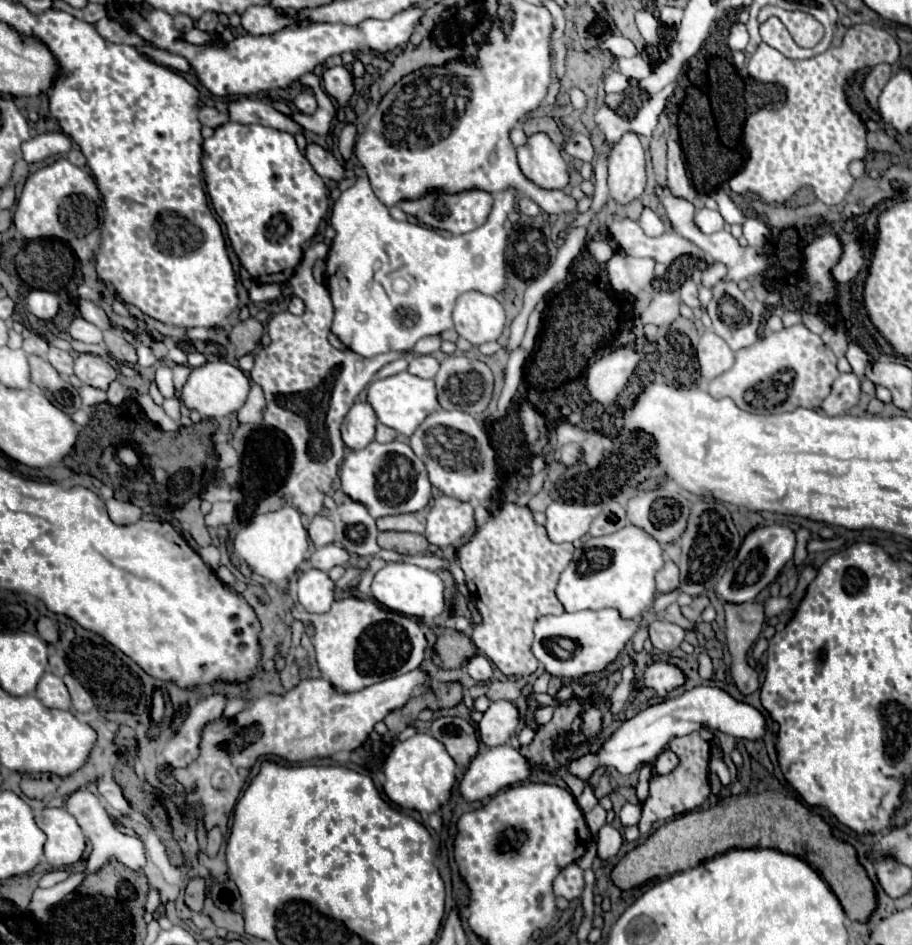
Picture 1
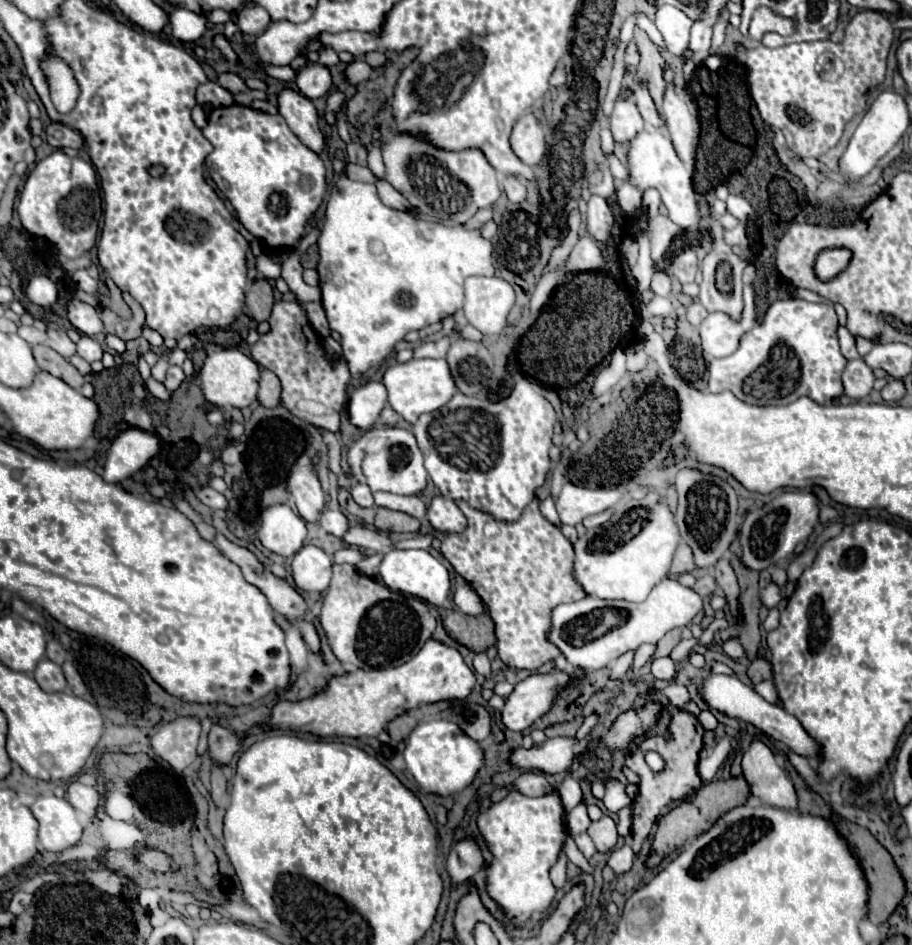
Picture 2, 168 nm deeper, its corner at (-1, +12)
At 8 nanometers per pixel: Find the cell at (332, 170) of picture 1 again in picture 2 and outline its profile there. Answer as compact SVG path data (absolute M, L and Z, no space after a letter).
M284 90L278 96L278 108L284 120L288 122L290 130L300 138L300 142L316 152L322 154L324 150L324 136L318 128L318 114L310 100L296 94L294 90Z

